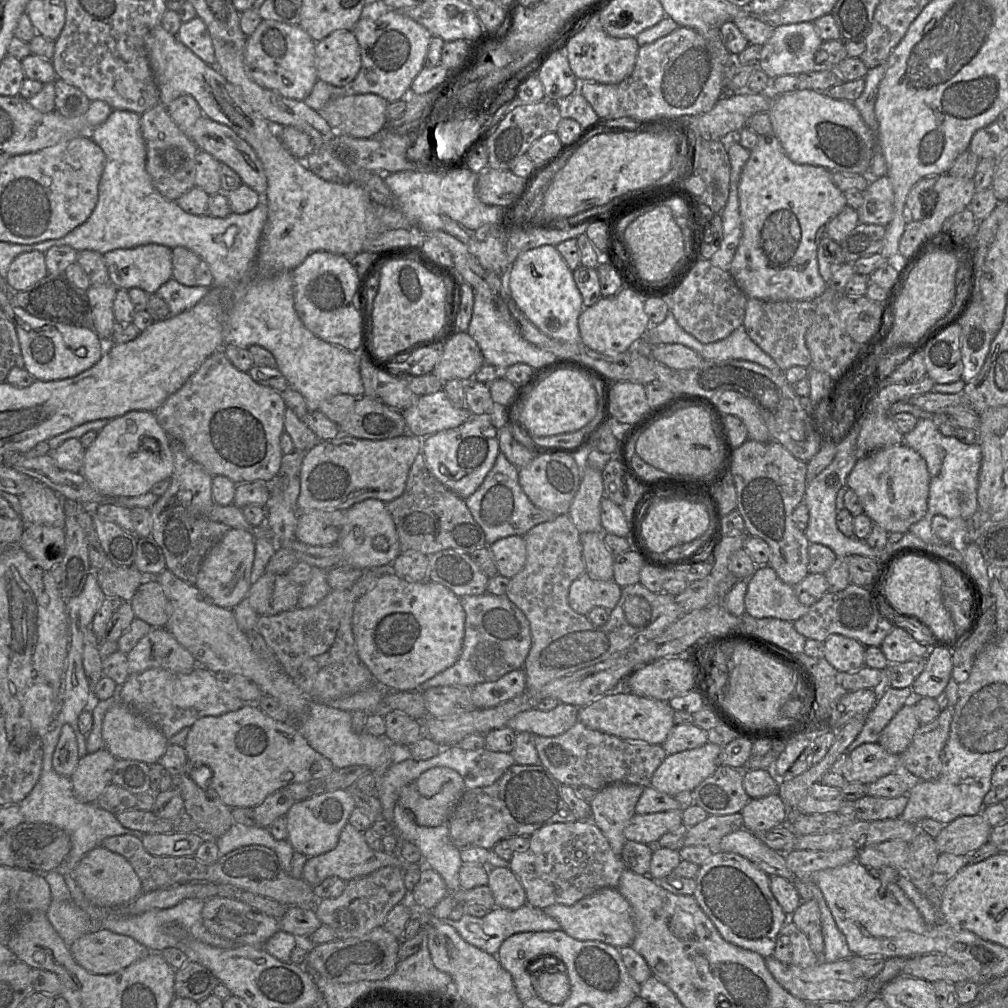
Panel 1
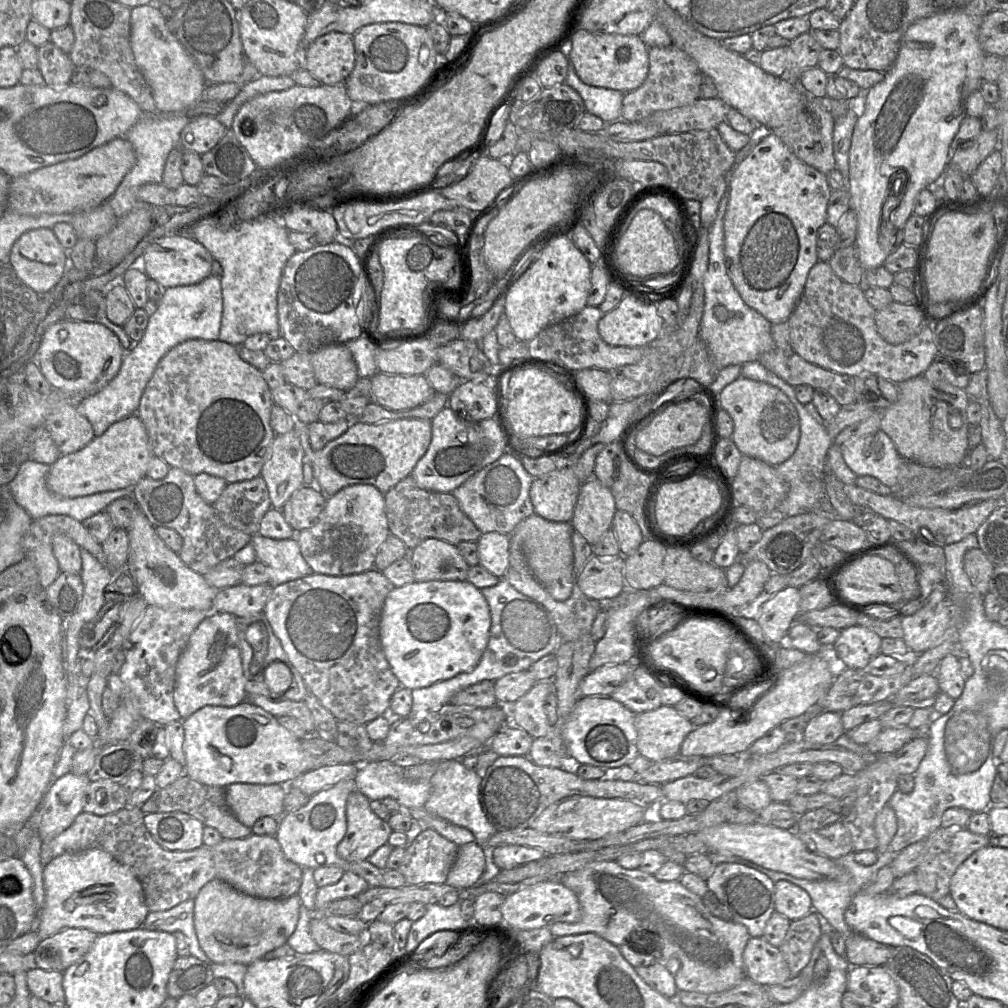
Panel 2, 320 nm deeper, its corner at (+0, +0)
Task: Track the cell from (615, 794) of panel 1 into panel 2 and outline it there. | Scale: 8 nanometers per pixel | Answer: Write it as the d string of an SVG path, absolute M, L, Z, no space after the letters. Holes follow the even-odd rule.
M596 861L581 869L563 874L559 881L576 894L581 907L581 920L577 923L558 922L553 924L549 929L554 938L567 935L594 933L617 947L627 945L636 953L652 956L665 966L666 962L670 959L677 959L679 960L679 969L674 975L674 979L678 991L697 992L703 994L718 993L733 988L746 978L743 963L743 951L750 939L747 928L742 924L727 922L712 915L704 906L702 899L685 888L679 880L659 881L654 877L654 875L648 874L639 868L629 870L618 865L616 861Z

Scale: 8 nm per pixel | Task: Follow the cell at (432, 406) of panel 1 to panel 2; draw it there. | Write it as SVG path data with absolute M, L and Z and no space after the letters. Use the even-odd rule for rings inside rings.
M377 372L371 378L372 401L391 411L416 408L436 393L425 375Z

